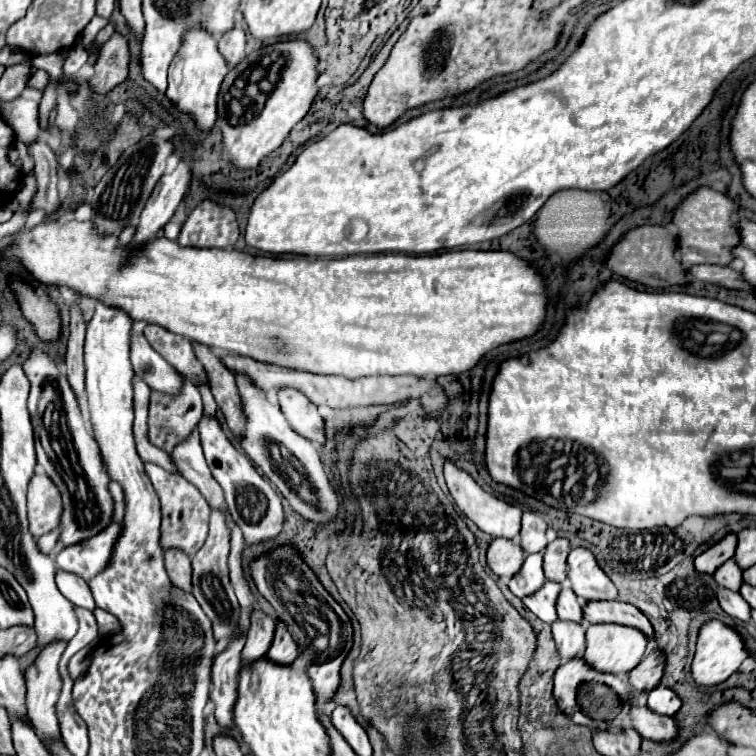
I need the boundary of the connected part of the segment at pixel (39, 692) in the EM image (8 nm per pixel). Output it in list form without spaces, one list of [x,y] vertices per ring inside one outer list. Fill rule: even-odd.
[[[65,640],[49,642],[45,648],[41,648],[41,652],[35,658],[35,662],[25,670],[29,718],[33,720],[33,726],[37,728],[37,734],[41,738],[49,738],[49,740],[61,740],[59,728],[57,728],[57,716],[55,716],[55,702],[59,698],[59,692],[61,692],[61,676],[59,676],[57,664],[59,664],[59,658],[65,652],[67,644],[69,642],[65,642]]]

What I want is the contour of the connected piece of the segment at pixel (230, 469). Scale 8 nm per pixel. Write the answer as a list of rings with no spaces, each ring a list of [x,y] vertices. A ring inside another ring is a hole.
[[[201,418],[199,422],[199,434],[201,434],[201,446],[205,452],[205,460],[209,464],[209,470],[213,472],[213,478],[219,482],[219,486],[225,492],[225,500],[229,506],[229,512],[233,514],[233,520],[243,530],[247,544],[259,544],[273,540],[283,530],[283,508],[281,498],[273,490],[273,486],[255,470],[253,462],[233,448],[229,438],[223,434],[221,424],[217,418]]]

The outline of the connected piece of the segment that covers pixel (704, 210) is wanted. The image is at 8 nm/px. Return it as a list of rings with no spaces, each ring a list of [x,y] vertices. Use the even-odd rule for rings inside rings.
[[[699,188],[685,202],[681,202],[673,218],[673,224],[679,228],[679,252],[677,252],[679,262],[687,268],[695,264],[719,264],[719,266],[737,264],[737,258],[731,254],[731,250],[741,244],[737,236],[737,224],[733,222],[735,210],[737,204],[731,198],[711,188]]]

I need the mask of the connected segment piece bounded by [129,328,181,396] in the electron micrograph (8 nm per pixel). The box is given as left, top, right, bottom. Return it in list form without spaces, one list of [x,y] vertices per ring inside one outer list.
[[[131,328],[131,346],[129,358],[133,364],[135,376],[139,376],[151,390],[177,394],[181,392],[181,376],[179,372],[151,348],[147,338],[139,328]]]

